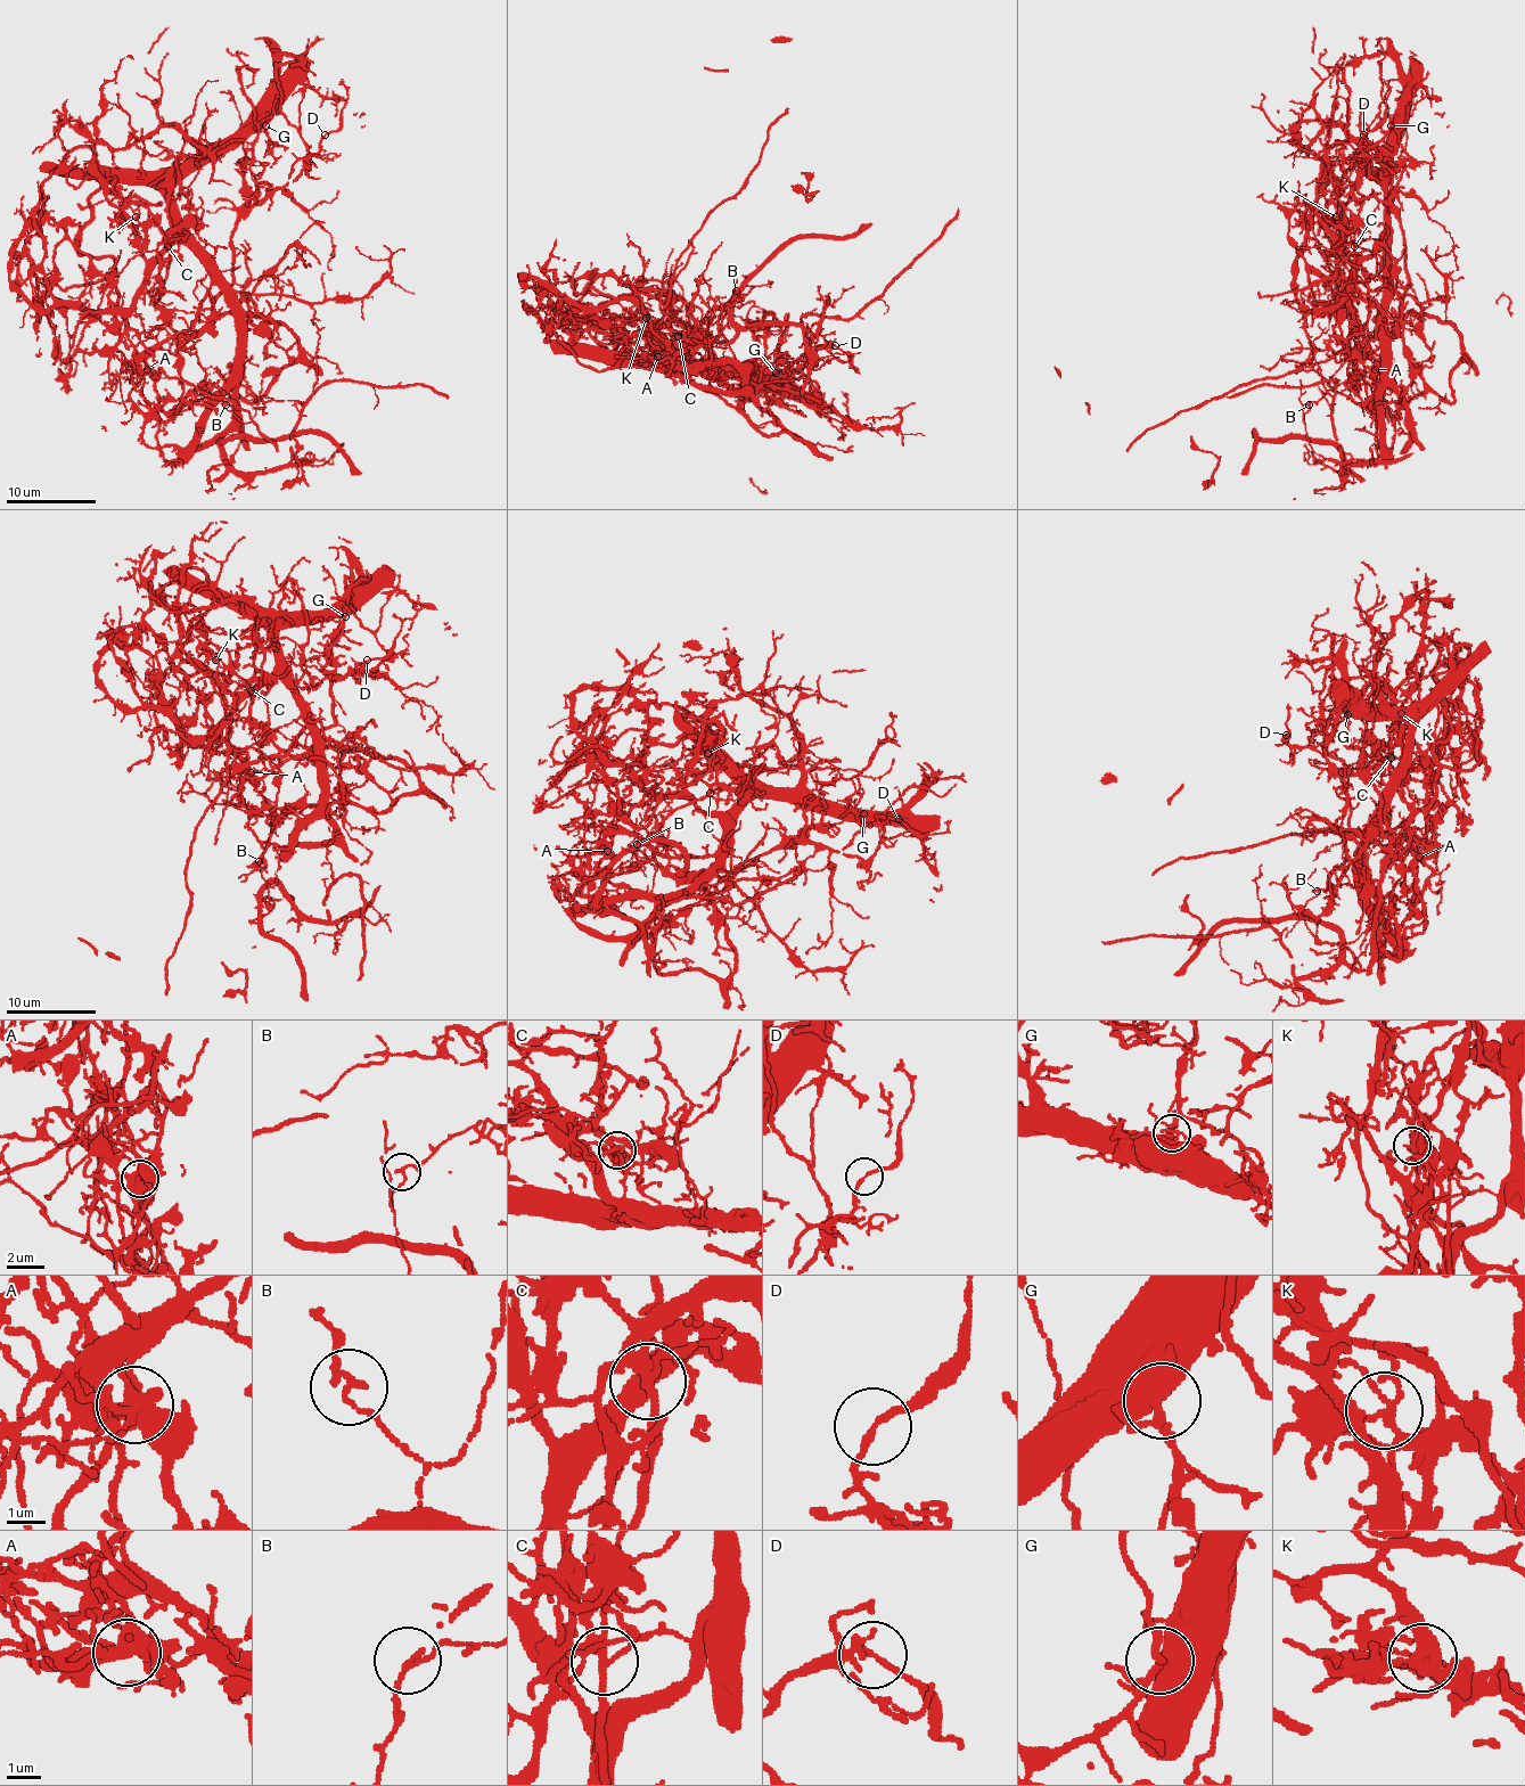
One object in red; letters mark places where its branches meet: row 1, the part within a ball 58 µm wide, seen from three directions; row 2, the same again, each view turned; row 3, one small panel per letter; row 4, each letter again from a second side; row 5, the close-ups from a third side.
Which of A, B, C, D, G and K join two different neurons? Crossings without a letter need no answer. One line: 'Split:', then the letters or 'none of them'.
Split: A, B, C, K

